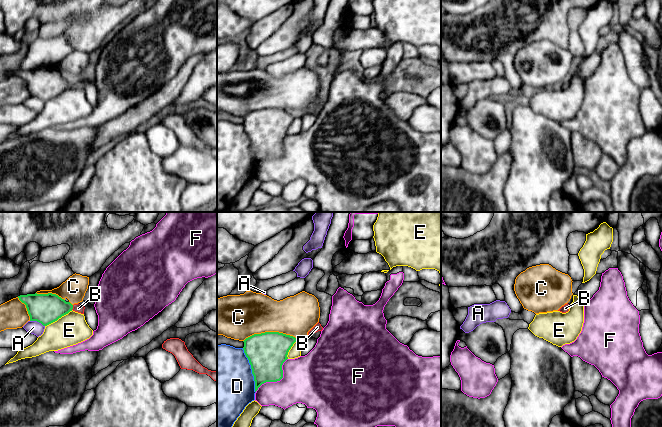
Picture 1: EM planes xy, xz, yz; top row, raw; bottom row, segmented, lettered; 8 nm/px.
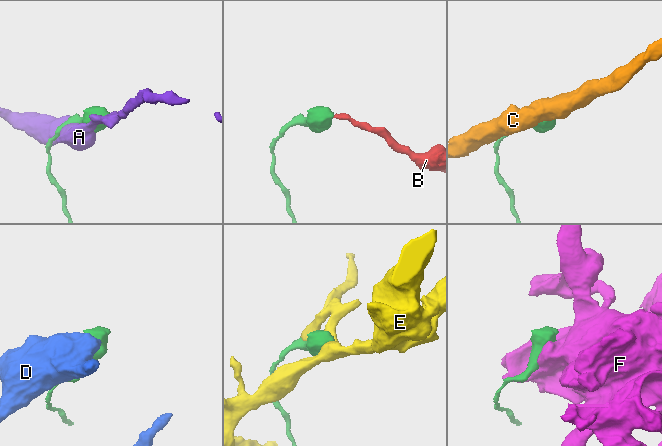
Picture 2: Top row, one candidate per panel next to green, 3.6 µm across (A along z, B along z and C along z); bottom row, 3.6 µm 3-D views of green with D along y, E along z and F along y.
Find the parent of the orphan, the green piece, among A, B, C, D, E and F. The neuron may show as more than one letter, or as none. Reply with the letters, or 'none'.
B

